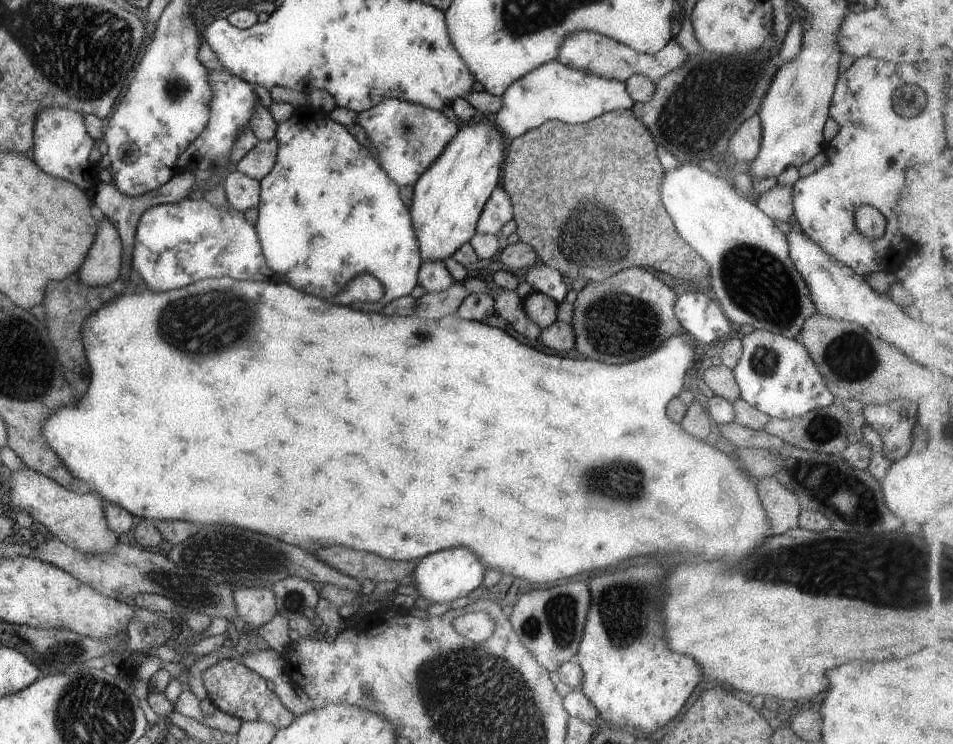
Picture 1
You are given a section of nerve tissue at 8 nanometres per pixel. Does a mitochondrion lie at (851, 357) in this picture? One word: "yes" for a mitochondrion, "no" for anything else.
yes

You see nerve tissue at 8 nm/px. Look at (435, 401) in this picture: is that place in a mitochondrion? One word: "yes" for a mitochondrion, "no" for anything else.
no

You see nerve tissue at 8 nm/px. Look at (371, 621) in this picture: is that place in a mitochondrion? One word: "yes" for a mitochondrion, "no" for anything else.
no

